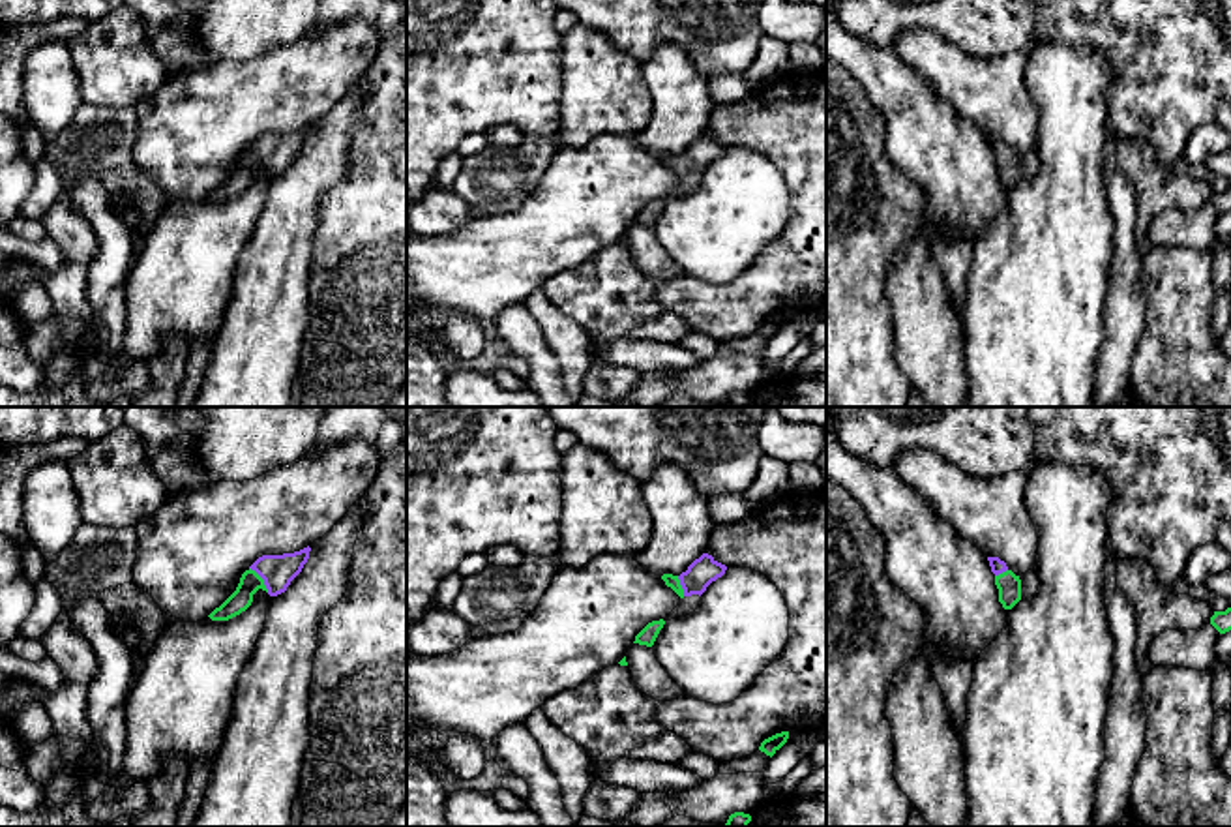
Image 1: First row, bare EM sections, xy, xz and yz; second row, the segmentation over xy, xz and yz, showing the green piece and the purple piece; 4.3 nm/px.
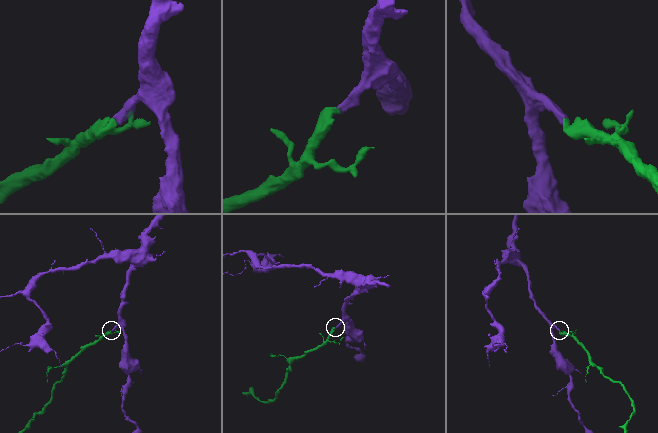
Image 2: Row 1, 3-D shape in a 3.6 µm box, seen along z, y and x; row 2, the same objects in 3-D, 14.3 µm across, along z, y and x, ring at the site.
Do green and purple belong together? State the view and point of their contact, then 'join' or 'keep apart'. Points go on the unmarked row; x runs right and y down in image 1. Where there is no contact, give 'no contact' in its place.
xy (263, 160) | join

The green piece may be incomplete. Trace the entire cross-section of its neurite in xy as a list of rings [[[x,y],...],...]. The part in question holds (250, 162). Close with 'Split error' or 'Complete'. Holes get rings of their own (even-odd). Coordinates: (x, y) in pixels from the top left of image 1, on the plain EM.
[[[304,128],[294,133],[262,135],[259,137],[240,158],[236,171],[208,197],[212,201],[229,201],[245,191],[253,174],[262,169],[270,176],[277,176],[287,171],[290,161],[302,152],[309,139],[311,128]]]. Split error

